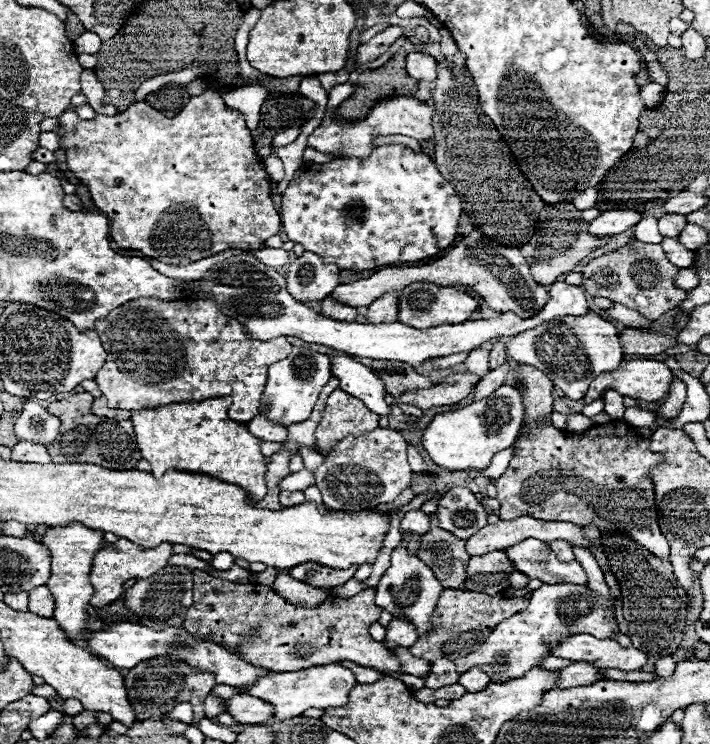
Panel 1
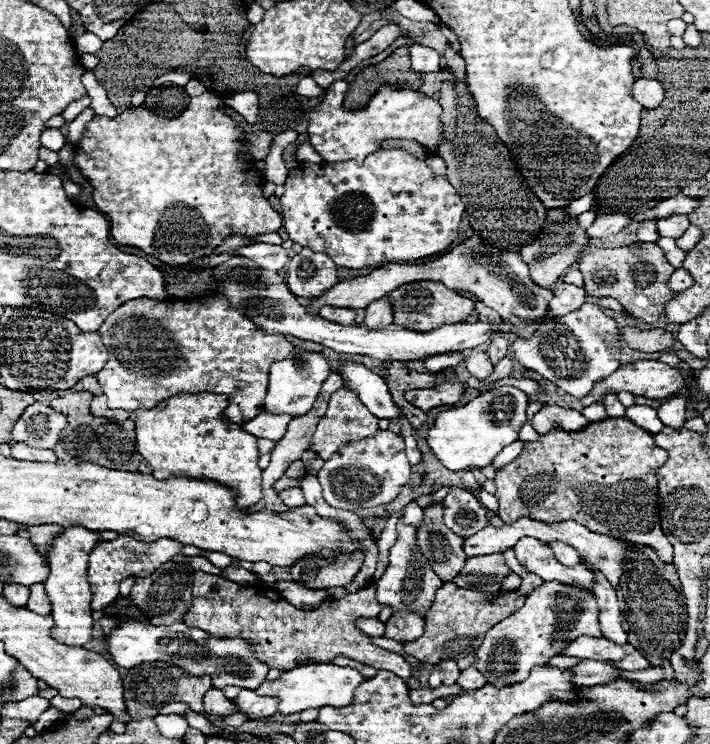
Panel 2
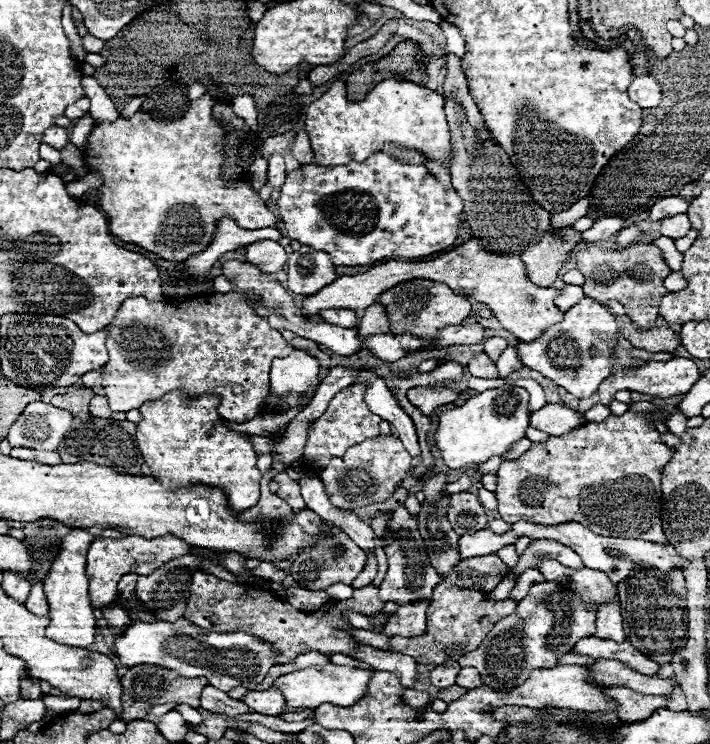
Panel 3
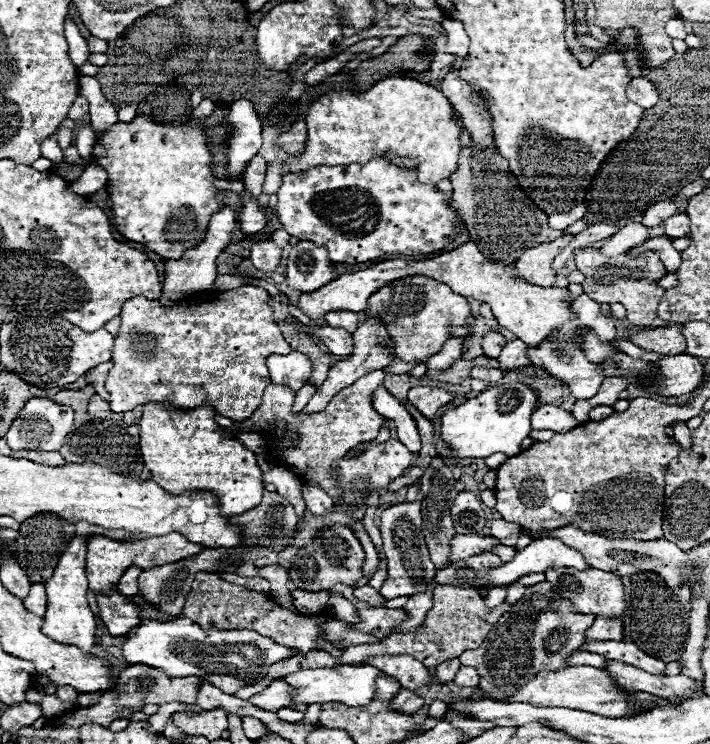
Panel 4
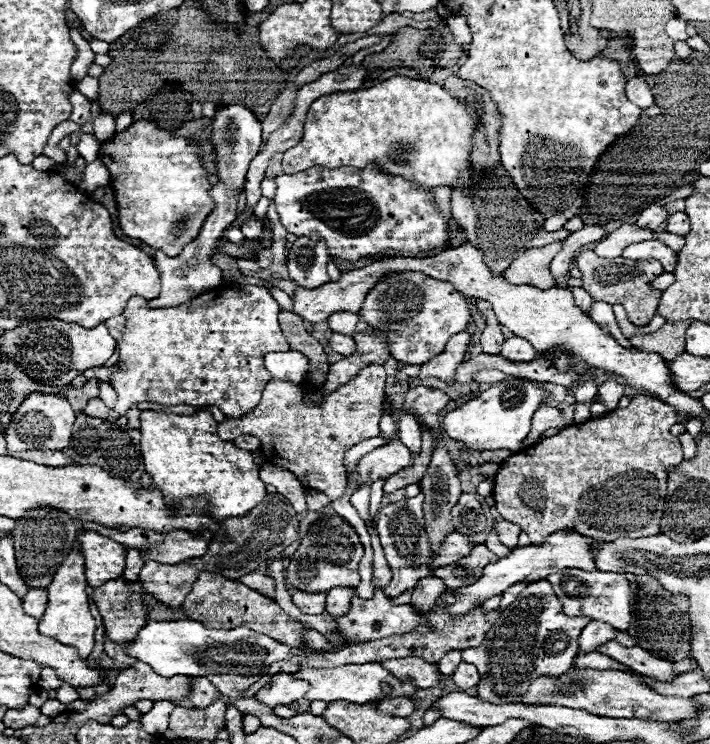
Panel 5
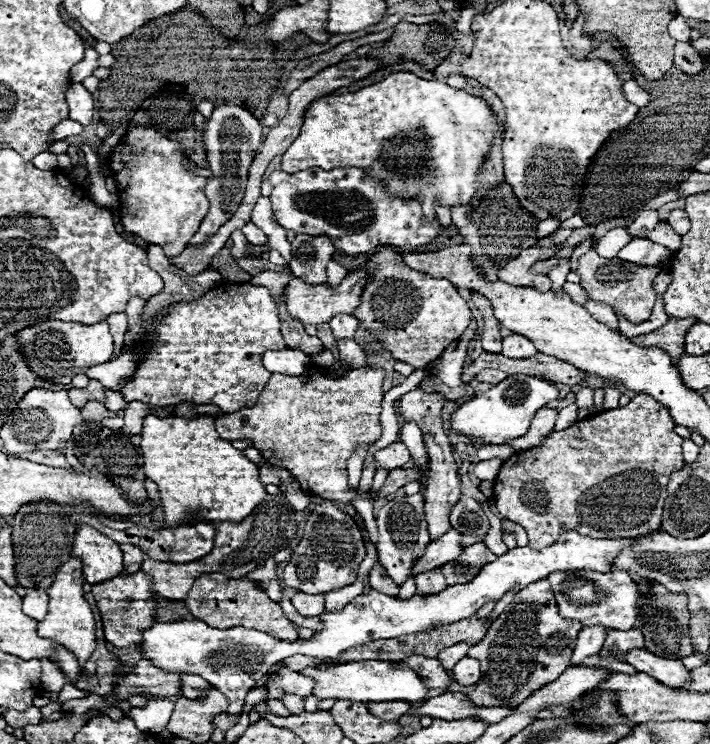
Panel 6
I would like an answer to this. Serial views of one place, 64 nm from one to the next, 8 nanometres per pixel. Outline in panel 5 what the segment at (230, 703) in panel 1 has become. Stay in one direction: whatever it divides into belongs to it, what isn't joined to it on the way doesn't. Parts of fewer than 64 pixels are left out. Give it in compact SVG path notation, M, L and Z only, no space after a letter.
M276 674L254 698L268 708L276 708L282 704L290 704L292 700L300 700L308 688L310 686L304 680L294 680L290 674Z

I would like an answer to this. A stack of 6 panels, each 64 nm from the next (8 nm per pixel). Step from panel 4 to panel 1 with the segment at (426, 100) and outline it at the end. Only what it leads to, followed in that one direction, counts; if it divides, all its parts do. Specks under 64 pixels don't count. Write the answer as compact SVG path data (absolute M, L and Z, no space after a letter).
M346 82L338 84L330 90L328 94L328 106L326 106L326 116L322 124L308 136L308 146L324 152L324 154L340 154L340 158L356 158L356 156L368 156L374 148L372 140L376 136L388 136L388 134L402 134L410 136L416 140L430 140L434 136L432 130L432 116L434 116L434 106L428 106L424 102L414 100L412 96L394 96L394 98L384 98L380 100L370 114L364 120L356 122L338 122L334 120L334 110L354 93L354 86Z

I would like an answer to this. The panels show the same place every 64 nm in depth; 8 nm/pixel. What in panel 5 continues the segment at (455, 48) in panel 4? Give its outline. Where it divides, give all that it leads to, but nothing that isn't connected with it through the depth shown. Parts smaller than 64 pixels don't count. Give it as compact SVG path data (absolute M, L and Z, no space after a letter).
M464 16L448 18L446 24L448 24L448 28L452 30L452 36L454 36L454 42L456 42L456 44L460 44L460 46L470 44L470 30L468 30L468 26L466 26L466 18L464 18Z

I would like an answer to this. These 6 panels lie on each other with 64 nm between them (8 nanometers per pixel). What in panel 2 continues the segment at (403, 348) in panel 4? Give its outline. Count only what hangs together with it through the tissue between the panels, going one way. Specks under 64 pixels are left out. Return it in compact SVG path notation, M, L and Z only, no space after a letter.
M428 280L410 282L410 284L400 286L398 290L390 292L390 300L394 308L394 322L404 328L416 330L416 332L430 332L432 328L440 328L442 324L464 322L474 310L474 300L460 296L458 292L446 288L440 282L428 282Z

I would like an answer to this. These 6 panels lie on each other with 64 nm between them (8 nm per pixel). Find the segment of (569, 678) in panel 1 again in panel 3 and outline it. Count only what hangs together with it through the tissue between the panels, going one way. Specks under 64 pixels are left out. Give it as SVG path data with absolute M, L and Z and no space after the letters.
M598 658L594 664L586 666L588 668L588 680L596 680L596 684L604 684L604 686L628 686L636 692L644 692L644 694L656 694L656 696L664 696L670 694L672 688L678 686L676 678L652 678L652 676L644 676L616 660L604 660Z

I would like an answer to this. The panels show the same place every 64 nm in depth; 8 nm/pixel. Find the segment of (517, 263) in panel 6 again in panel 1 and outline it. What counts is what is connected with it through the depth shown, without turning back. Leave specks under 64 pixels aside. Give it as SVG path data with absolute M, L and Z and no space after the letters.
M572 202L562 204L546 204L540 210L540 220L536 234L530 238L528 244L522 246L522 254L530 264L532 276L536 282L548 286L556 282L556 278L564 272L572 272L584 258L588 258L594 250L604 248L604 240L598 236L588 234L588 222L584 222L582 212L574 208Z

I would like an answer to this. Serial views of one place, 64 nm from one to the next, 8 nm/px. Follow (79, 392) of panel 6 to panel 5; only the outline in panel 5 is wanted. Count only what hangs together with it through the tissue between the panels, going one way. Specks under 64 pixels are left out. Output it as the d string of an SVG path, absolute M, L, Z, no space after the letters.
M88 380L82 388L68 388L60 392L60 396L64 396L78 412L78 420L72 426L72 440L70 446L64 450L64 454L78 464L102 466L104 470L110 470L112 476L118 476L126 482L140 482L140 476L144 472L142 454L140 454L140 432L130 426L118 426L110 420L98 420L84 414L84 404L88 404L92 396L98 396L98 382Z

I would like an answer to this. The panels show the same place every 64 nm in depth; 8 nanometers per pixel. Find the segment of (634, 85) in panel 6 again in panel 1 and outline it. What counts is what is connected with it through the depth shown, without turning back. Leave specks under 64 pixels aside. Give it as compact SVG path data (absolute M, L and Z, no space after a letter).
M650 82L648 86L640 88L640 96L642 96L646 108L656 108L662 102L662 98L664 98L664 88L654 84L654 82Z

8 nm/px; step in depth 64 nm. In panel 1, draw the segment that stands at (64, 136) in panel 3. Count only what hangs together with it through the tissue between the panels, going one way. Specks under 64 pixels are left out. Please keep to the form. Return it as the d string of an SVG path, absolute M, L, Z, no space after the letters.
M42 132L40 134L40 146L48 148L48 150L58 150L60 144L58 144L58 134L56 132Z

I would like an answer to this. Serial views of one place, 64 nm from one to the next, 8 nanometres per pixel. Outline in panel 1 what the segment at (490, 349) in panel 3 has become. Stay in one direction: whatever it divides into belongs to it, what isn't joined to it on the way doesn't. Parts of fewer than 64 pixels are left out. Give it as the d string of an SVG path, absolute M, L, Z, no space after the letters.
M497 342L490 350L490 368L496 368L506 362L506 345L503 342Z

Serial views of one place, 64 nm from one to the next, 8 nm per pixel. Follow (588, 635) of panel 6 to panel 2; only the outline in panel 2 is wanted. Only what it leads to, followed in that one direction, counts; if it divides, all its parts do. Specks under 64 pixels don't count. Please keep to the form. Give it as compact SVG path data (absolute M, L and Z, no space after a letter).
M586 564L592 572L596 572L596 584L592 584L592 592L598 598L600 606L600 628L606 638L610 638L616 644L626 644L626 632L620 626L620 610L618 610L618 600L616 600L616 590L610 586L604 574L600 574L598 568L592 568Z

